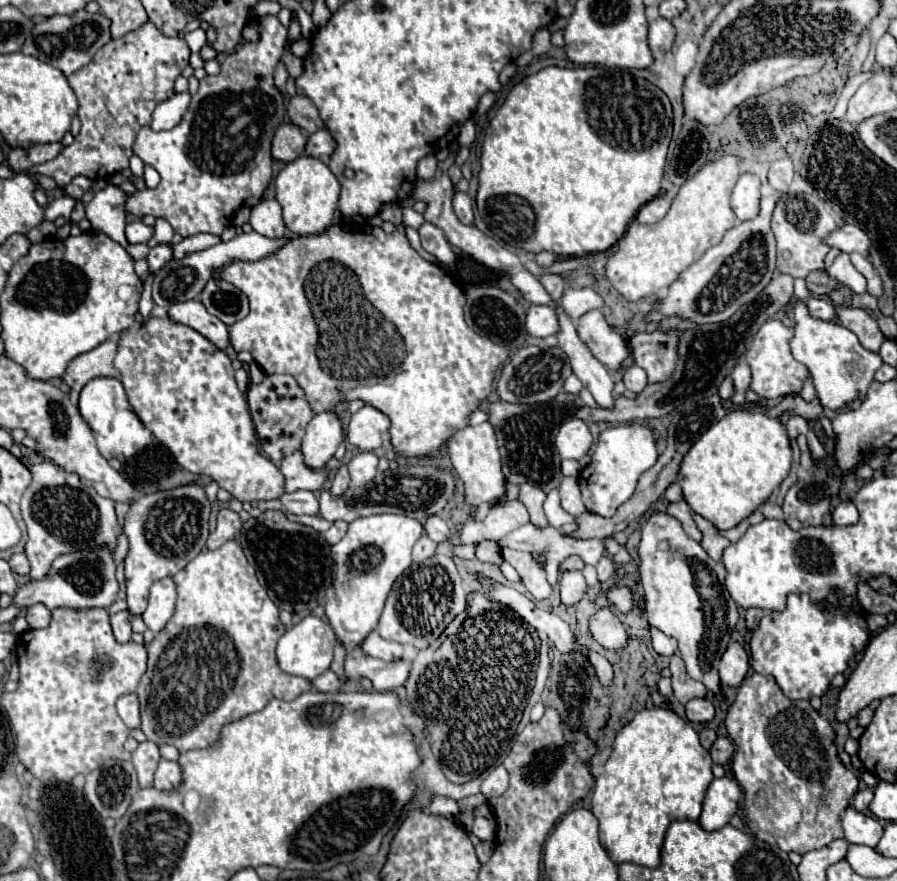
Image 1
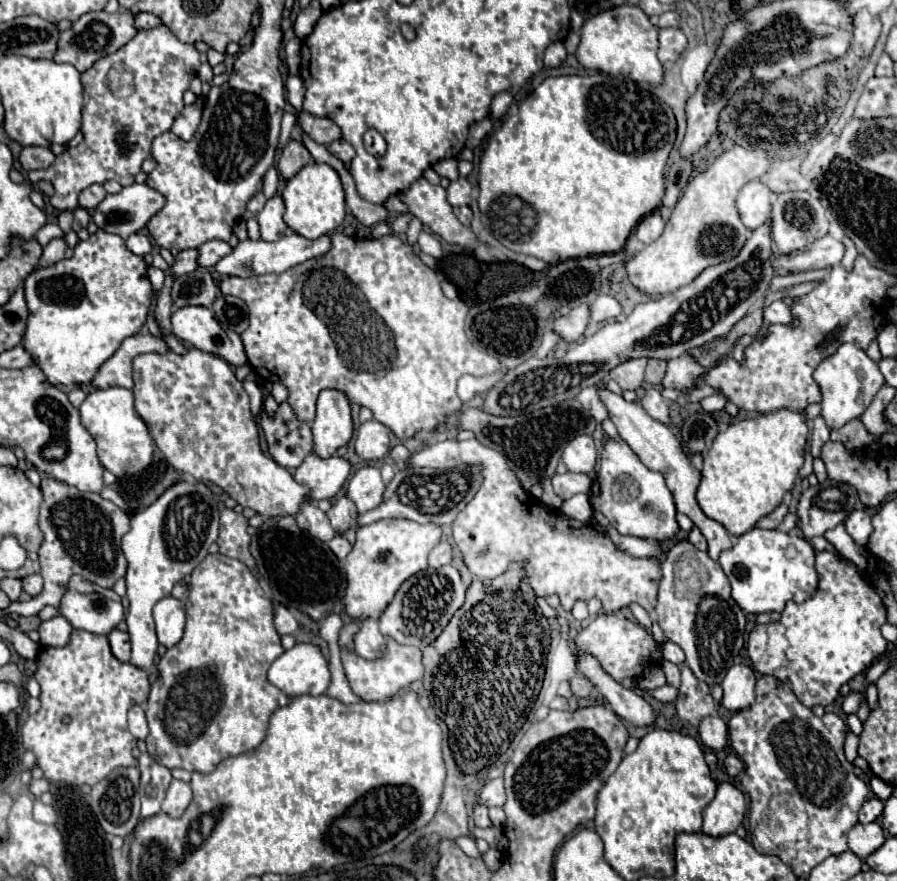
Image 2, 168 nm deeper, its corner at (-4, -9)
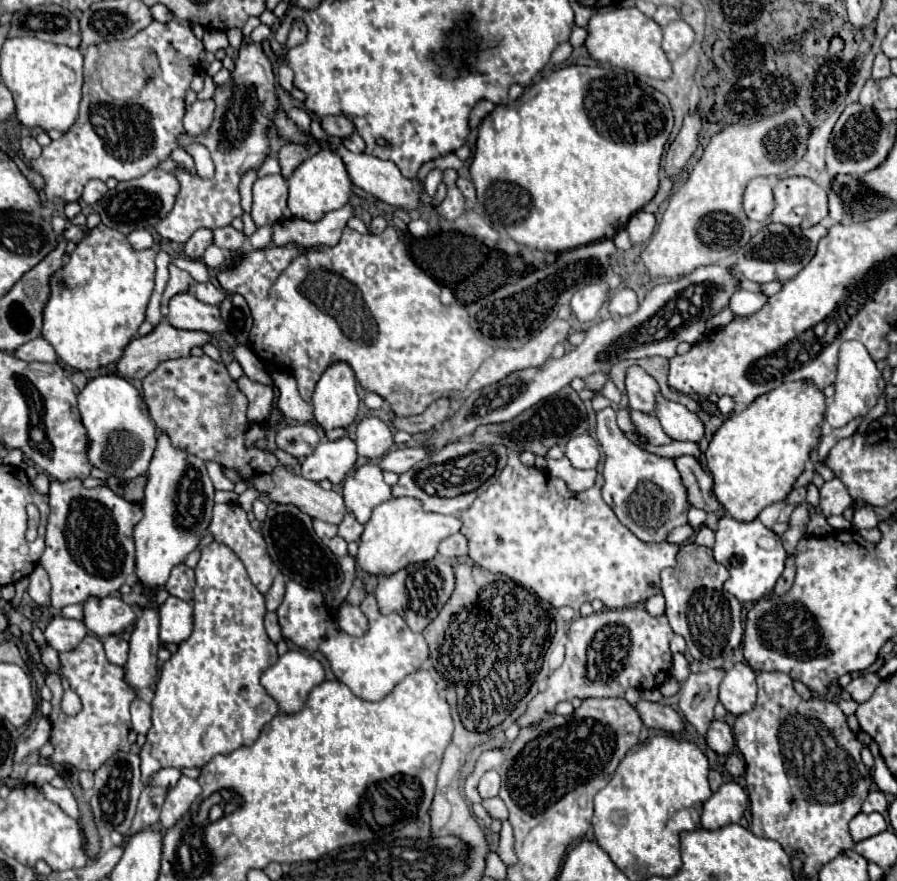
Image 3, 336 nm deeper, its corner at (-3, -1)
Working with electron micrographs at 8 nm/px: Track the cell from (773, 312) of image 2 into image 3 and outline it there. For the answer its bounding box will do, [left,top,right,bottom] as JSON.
[729,290,769,316]

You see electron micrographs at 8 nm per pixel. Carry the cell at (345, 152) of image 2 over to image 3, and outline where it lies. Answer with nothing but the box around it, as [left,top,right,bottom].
[343,132,365,154]

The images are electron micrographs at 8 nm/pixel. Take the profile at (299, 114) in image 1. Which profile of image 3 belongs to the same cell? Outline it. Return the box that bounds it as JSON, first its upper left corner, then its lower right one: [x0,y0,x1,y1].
[321,116,355,138]

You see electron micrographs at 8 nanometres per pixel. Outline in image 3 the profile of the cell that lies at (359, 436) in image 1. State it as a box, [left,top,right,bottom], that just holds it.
[355,416,393,458]

